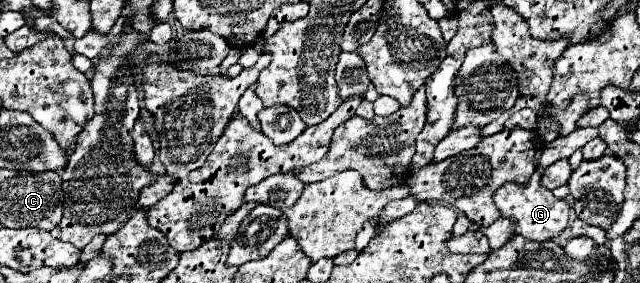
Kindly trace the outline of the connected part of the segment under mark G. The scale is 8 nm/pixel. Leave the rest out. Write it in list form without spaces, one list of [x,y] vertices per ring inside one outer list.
[[[536,167],[534,175],[530,177],[530,181],[526,185],[518,185],[518,183],[504,183],[494,195],[494,205],[498,207],[502,217],[508,217],[516,223],[514,227],[514,235],[522,235],[530,241],[548,241],[558,237],[566,227],[568,227],[568,215],[570,215],[570,205],[562,199],[556,199],[552,195],[552,191],[544,189],[540,185],[540,175],[542,175],[542,167]]]

